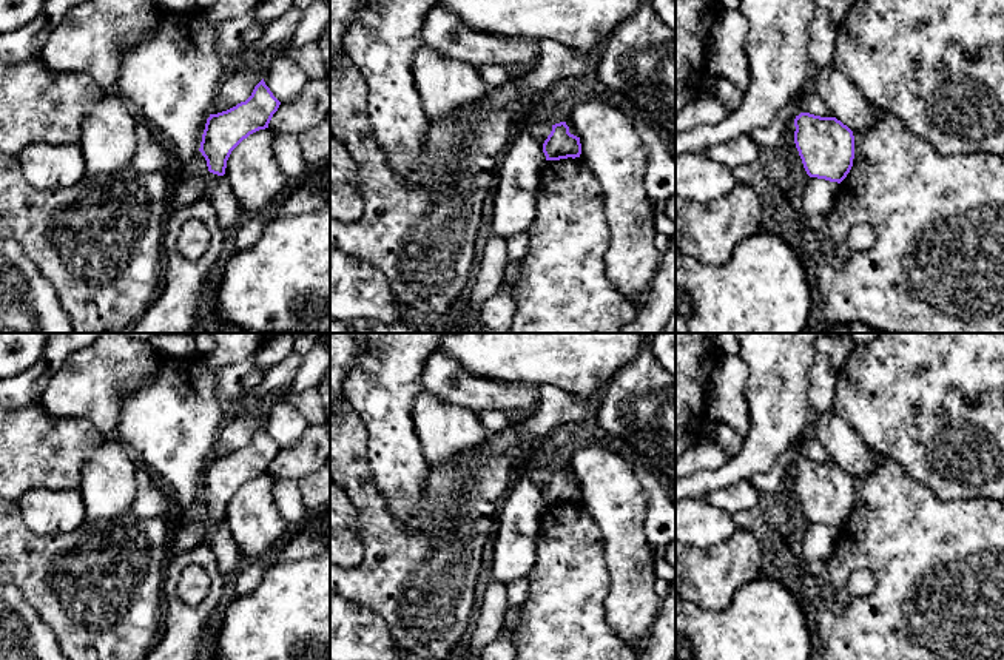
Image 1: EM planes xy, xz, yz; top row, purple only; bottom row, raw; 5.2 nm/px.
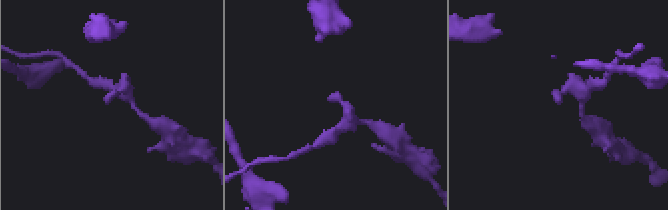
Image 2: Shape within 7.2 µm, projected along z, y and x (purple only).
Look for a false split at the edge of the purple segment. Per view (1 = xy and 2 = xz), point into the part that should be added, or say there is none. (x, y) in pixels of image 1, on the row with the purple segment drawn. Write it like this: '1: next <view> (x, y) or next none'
1: next none
2: next none

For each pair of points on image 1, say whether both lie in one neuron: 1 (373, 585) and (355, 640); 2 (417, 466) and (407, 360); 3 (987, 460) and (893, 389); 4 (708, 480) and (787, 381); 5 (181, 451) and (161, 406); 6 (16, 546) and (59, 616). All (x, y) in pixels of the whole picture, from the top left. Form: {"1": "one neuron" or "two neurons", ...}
{"1": "two neurons", "2": "one neuron", "3": "one neuron", "4": "one neuron", "5": "one neuron", "6": "one neuron"}

